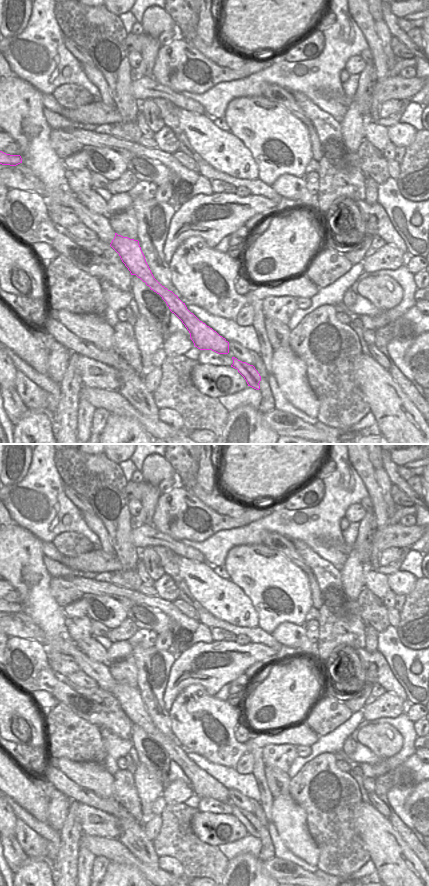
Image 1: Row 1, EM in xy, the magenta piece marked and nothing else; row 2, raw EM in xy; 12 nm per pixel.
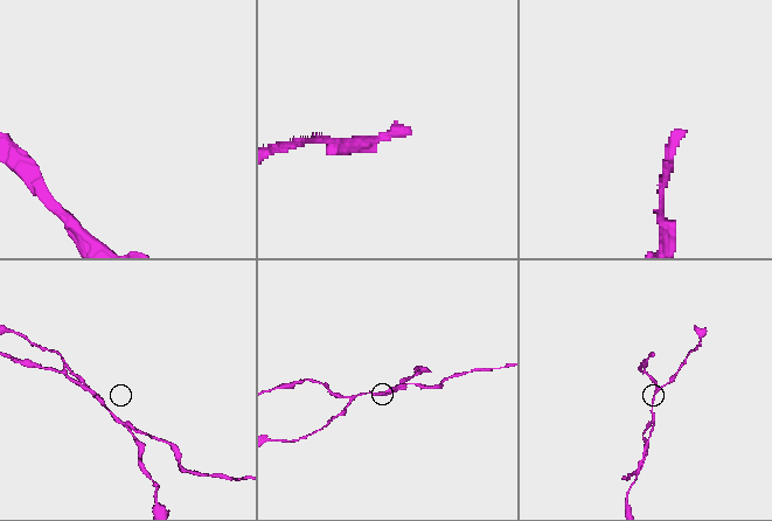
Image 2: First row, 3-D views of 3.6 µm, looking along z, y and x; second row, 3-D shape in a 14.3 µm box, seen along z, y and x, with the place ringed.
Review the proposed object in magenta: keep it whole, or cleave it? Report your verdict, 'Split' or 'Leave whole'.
Split

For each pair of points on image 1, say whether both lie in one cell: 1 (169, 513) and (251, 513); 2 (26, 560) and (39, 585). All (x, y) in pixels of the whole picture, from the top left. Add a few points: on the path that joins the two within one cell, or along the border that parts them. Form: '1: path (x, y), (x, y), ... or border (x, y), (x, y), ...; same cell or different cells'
1: path (189, 516), (210, 516), (216, 522), (231, 522); same cell
2: path (26, 566), (26, 572), (33, 580); same cell

